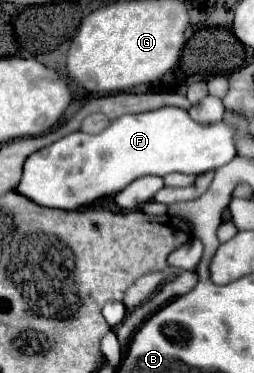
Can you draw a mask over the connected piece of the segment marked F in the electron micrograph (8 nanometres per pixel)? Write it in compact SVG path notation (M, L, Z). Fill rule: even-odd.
M161 107L147 113L137 115L123 115L115 119L105 131L99 135L87 135L87 133L71 133L53 145L33 153L23 167L23 179L17 187L17 191L37 205L43 207L55 207L55 209L79 209L83 205L93 203L99 197L119 193L125 189L131 181L143 175L167 175L167 173L193 173L201 175L211 169L219 169L227 165L237 155L235 147L235 127L221 123L197 123L191 119L191 115L185 109L179 107Z

